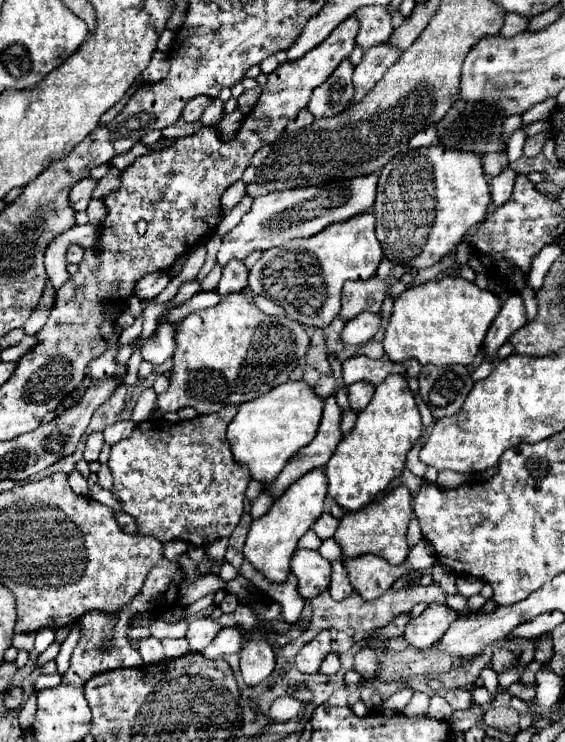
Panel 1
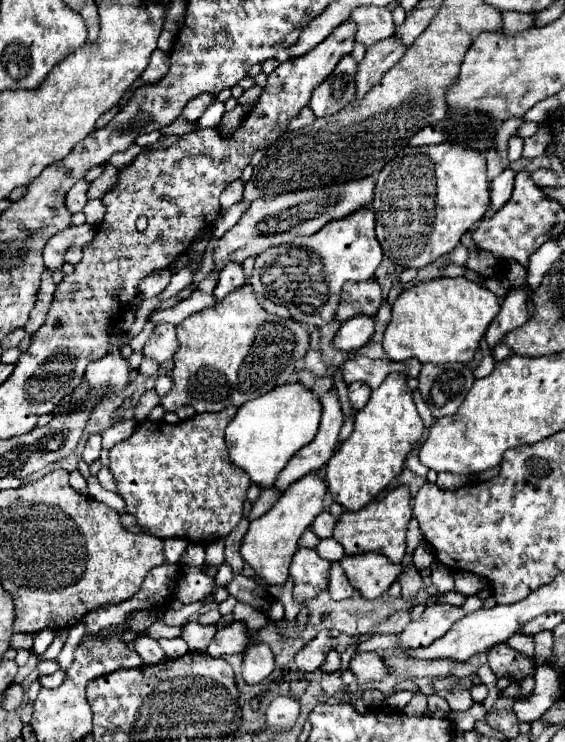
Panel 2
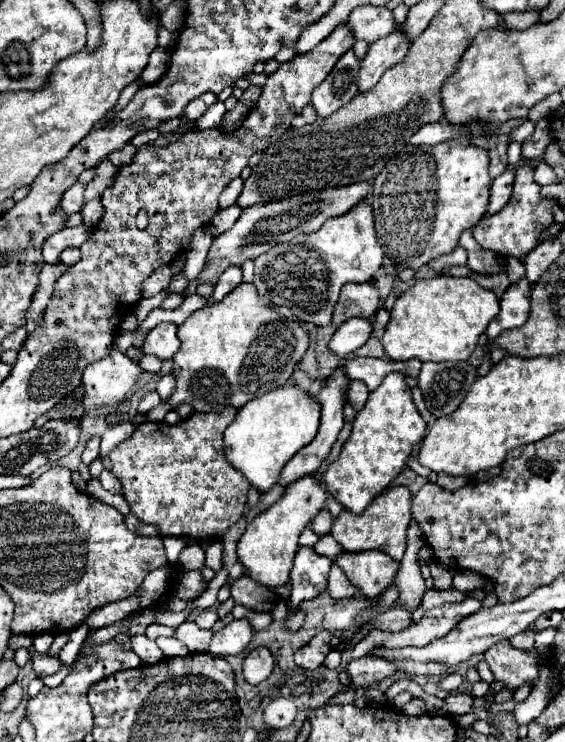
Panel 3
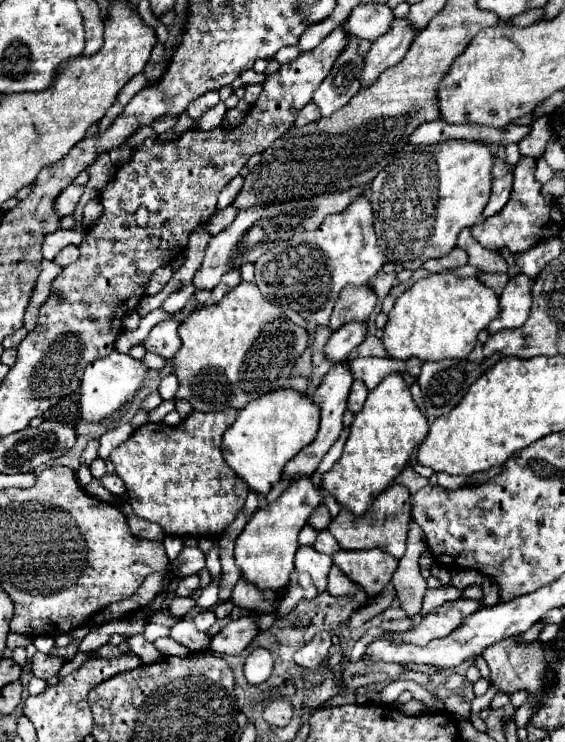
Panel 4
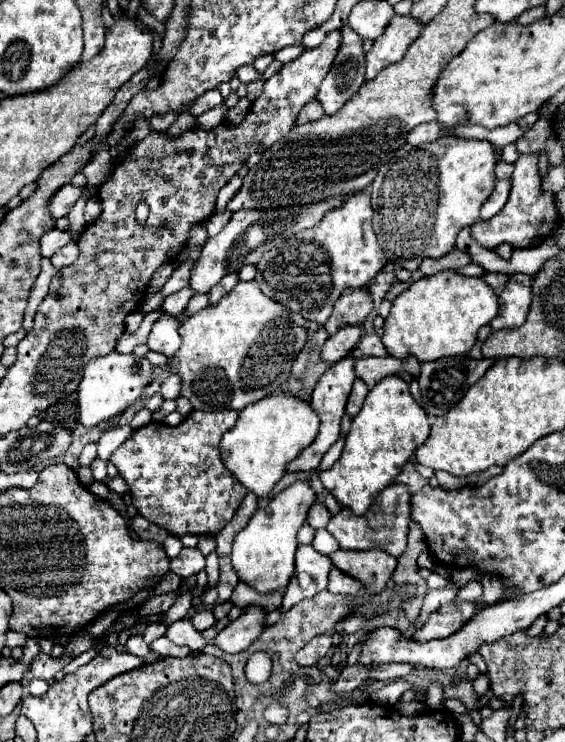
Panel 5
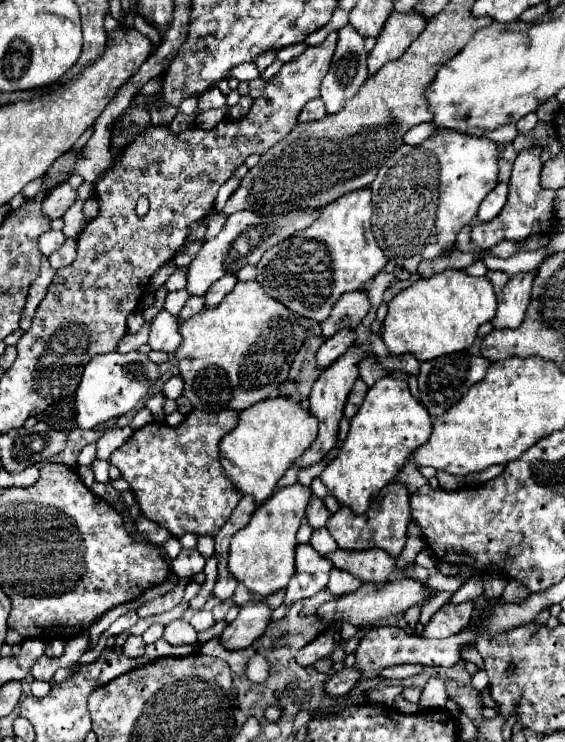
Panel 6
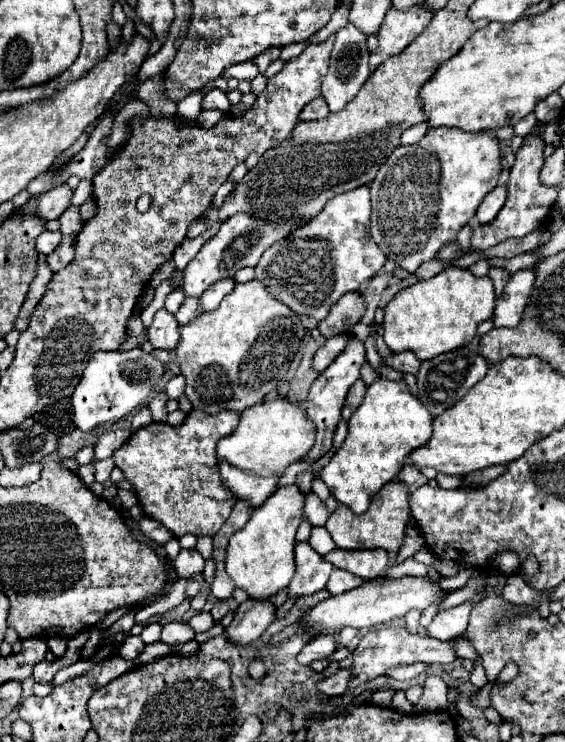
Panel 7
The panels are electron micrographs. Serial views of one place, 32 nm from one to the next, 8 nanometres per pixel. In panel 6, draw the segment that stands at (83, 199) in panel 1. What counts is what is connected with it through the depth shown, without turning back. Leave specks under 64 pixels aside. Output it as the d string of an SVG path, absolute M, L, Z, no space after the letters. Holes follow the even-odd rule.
M62 182L60 186L52 188L52 192L48 192L42 200L42 212L44 216L48 216L50 220L60 218L72 204L76 198L76 190L70 188L68 182Z

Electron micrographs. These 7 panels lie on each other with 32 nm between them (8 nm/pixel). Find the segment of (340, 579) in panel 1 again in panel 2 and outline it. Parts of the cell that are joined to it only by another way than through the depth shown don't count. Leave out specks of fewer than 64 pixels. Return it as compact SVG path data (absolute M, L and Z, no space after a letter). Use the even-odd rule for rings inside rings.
M338 562L332 564L332 570L330 570L330 582L328 582L328 592L334 600L344 600L344 598L350 598L354 594L354 588L350 586L344 570L340 568Z

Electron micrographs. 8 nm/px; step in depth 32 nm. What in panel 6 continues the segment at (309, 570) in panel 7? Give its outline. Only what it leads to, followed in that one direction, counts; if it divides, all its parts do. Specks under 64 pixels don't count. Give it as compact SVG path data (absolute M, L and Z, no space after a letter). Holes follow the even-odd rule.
M310 544L296 546L296 574L292 576L286 588L284 604L292 604L296 600L314 596L324 590L328 584L328 576L332 570L332 562L320 556Z

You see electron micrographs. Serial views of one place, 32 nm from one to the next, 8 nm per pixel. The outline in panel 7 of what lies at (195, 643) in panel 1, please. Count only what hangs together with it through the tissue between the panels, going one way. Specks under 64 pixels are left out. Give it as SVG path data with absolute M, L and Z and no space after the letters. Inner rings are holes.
M168 622L162 626L162 634L158 642L164 642L168 646L180 646L194 638L194 632L188 628L186 622Z

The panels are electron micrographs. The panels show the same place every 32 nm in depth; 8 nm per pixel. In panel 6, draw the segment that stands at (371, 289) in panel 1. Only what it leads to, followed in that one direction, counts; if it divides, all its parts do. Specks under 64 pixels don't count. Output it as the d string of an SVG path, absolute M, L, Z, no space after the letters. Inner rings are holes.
M360 290L346 292L334 304L330 316L320 324L322 334L328 334L328 338L330 338L344 328L356 328L362 322L362 318L366 316L368 308L370 308L370 304L368 304L368 298L364 292L360 292Z

